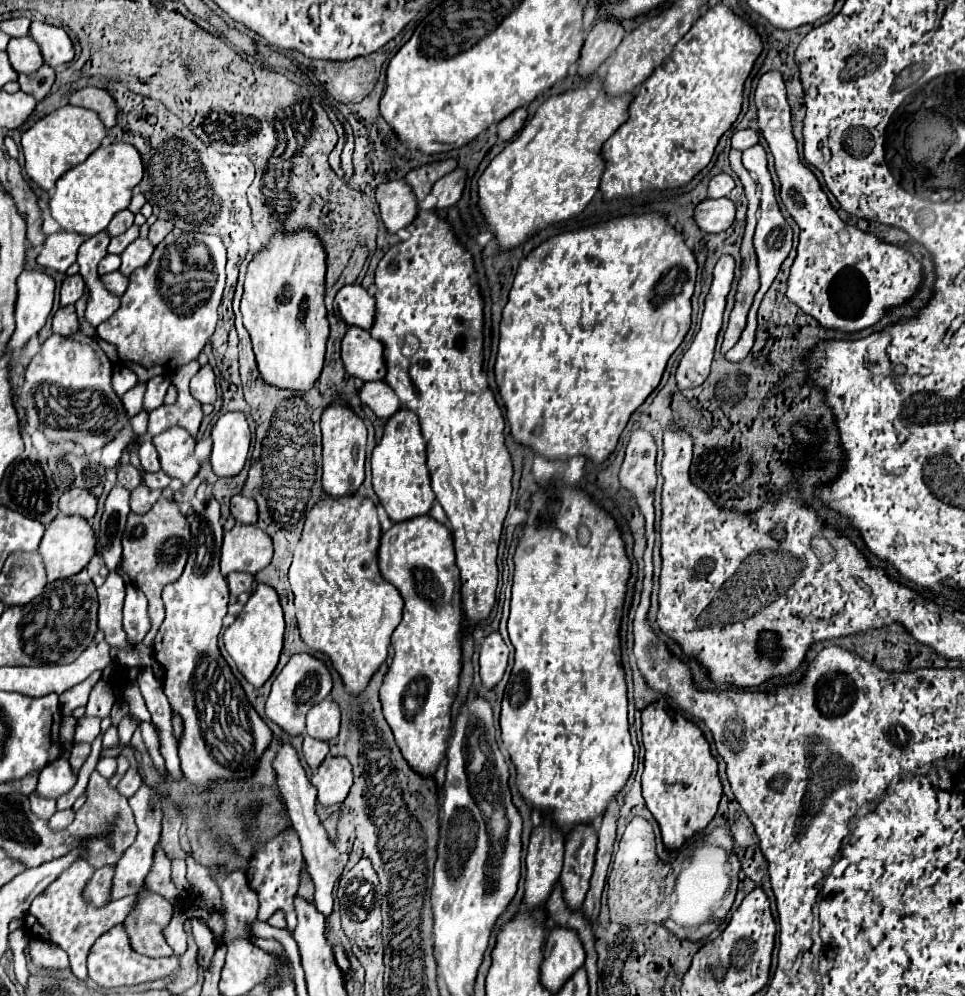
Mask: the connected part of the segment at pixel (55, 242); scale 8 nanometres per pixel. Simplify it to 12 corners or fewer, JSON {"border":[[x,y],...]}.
{"border":[[49,234],[37,258],[45,270],[67,272],[87,236]]}

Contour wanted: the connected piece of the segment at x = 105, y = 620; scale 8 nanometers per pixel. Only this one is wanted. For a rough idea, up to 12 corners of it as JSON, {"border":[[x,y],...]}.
{"border":[[111,572],[99,594],[99,630],[109,646],[133,650],[121,626],[123,578]]}

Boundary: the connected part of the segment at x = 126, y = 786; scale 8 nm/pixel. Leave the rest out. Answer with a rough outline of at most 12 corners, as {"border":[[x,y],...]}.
{"border":[[131,768],[121,778],[123,796],[131,798],[139,786],[141,776]]}

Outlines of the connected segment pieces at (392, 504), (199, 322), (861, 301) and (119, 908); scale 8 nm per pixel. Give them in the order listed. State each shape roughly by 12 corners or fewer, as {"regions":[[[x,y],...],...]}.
{"regions":[[[407,408],[371,456],[391,522],[429,514],[427,442]],[[176,236],[129,276],[121,308],[97,326],[145,384],[197,358],[217,324],[221,288],[189,316],[159,294]],[[777,70],[755,90],[801,228],[787,298],[855,334],[915,296],[911,252],[847,226],[791,132]],[[79,860],[31,904],[25,924],[61,946],[79,980],[99,936],[135,907],[83,900],[93,868]]]}

